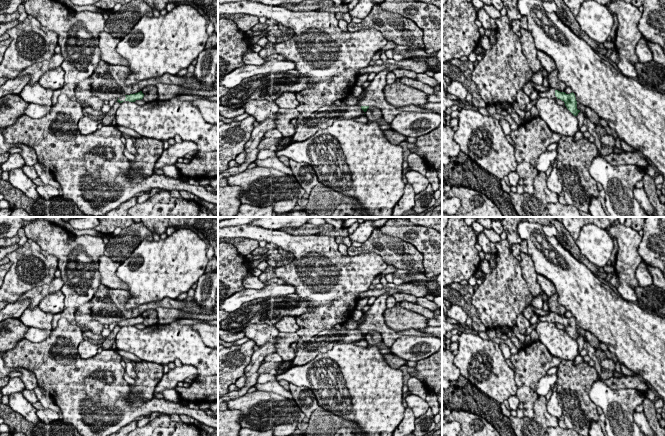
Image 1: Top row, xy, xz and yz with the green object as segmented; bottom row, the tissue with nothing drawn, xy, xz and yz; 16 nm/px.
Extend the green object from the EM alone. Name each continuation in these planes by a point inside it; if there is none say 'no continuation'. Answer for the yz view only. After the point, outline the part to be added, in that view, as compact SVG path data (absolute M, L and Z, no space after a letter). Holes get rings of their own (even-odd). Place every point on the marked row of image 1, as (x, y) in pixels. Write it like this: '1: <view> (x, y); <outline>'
1: yz (550, 93); M549 88L547 91L545 92L539 92L538 93L539 97L544 97L544 98L552 98L552 99L557 99L557 97L555 96L555 89L554 88Z

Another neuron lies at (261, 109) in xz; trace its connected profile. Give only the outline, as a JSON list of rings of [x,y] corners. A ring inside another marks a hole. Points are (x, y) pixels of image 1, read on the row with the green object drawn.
[[[252,100],[244,105],[245,112],[255,117],[259,123],[262,122],[279,110],[278,105],[269,100]]]

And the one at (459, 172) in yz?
[[[461,151],[457,156],[450,157],[449,164],[442,164],[442,183],[480,191],[495,203],[504,217],[519,217],[509,193],[501,188],[500,179],[481,168]]]

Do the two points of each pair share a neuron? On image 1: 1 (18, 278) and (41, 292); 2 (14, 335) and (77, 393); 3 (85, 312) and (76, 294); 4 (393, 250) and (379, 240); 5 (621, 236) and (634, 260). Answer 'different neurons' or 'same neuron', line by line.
1: different neurons
2: different neurons
3: different neurons
4: same neuron
5: same neuron

